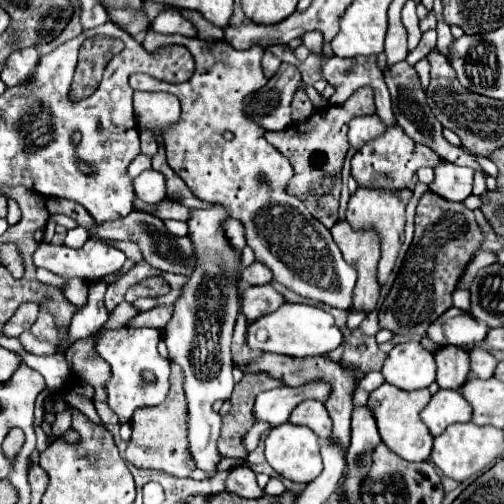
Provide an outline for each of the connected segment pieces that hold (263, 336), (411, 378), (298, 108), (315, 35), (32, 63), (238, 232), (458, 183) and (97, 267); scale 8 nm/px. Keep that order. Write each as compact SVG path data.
M285 301L277 311L263 315L261 319L247 325L247 347L281 353L289 357L309 357L309 355L327 355L343 341L341 329L335 325L331 313L317 305L307 303L289 303Z
M407 341L391 349L381 373L387 383L399 389L423 389L435 381L435 361L419 341Z
M299 87L299 89L297 89L297 93L293 95L293 103L291 103L291 117L293 117L293 121L295 121L295 123L299 123L299 121L307 119L311 113L313 113L313 105L311 105L311 101L309 101L309 97L307 97L305 89L303 89L303 87Z
M313 31L309 35L303 35L303 45L313 53L313 55L323 55L323 45L321 45L321 33Z
M35 47L15 51L7 59L7 63L1 71L1 79L7 87L19 87L35 73L37 65L39 65L39 51Z
M227 219L227 221L223 223L223 229L225 229L225 235L227 235L229 243L231 243L237 251L241 251L241 249L245 247L245 227L243 227L243 223L237 221L237 219Z
M441 161L435 169L435 179L429 183L429 189L449 201L463 201L471 195L473 187L473 169L459 167L449 161Z
M93 237L87 239L85 245L79 247L79 249L73 249L73 247L67 247L67 245L41 243L39 249L33 253L33 263L37 267L45 267L45 269L49 269L49 271L53 271L57 275L63 275L63 277L81 277L83 281L93 281L93 279L99 279L103 275L119 271L123 267L125 259L127 257L119 249L107 245L107 243L99 241L99 239L93 239Z

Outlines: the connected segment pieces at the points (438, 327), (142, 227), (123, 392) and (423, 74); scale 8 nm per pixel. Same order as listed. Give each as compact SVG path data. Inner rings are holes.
M451 307L435 323L431 323L431 327L427 329L427 337L439 345L465 347L471 343L481 343L487 331L489 327L483 321L475 319L467 311Z
M131 211L127 217L111 221L111 223L103 223L103 225L95 225L95 229L91 231L91 235L99 235L103 239L125 239L125 241L133 241L139 245L143 259L155 267L155 269L163 269L163 271L171 271L171 273L181 273L187 275L191 273L193 267L193 245L189 237L175 237L171 235L163 221L157 219L155 215L149 213L141 213L141 211Z
M115 329L105 331L97 341L97 353L111 365L113 377L107 383L107 403L119 415L121 423L127 423L135 409L159 405L169 391L169 359L163 359L157 351L157 343L161 339L159 329ZM143 371L151 371L157 381L145 381Z
M423 57L419 63L415 63L415 71L419 73L419 79L421 79L423 87L429 85L429 69L431 69L431 65L429 65L429 57Z

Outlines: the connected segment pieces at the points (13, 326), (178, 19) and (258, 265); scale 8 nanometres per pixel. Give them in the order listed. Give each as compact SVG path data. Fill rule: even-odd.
M23 303L23 305L15 311L15 315L7 321L3 333L5 333L7 337L19 337L23 331L27 331L27 329L35 323L35 319L37 319L37 309L39 309L37 303Z
M163 9L151 21L149 31L155 31L155 33L179 33L179 35L185 35L185 37L195 37L197 35L195 27L173 9Z
M253 261L253 265L241 271L241 279L245 281L245 285L263 285L273 281L273 275L271 275L271 269L267 269L261 261Z

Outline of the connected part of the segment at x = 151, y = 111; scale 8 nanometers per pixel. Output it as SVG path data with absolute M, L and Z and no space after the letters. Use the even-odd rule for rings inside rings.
M135 93L133 109L137 123L153 133L159 145L165 143L163 133L167 127L173 127L181 117L181 105L175 95L169 93Z

